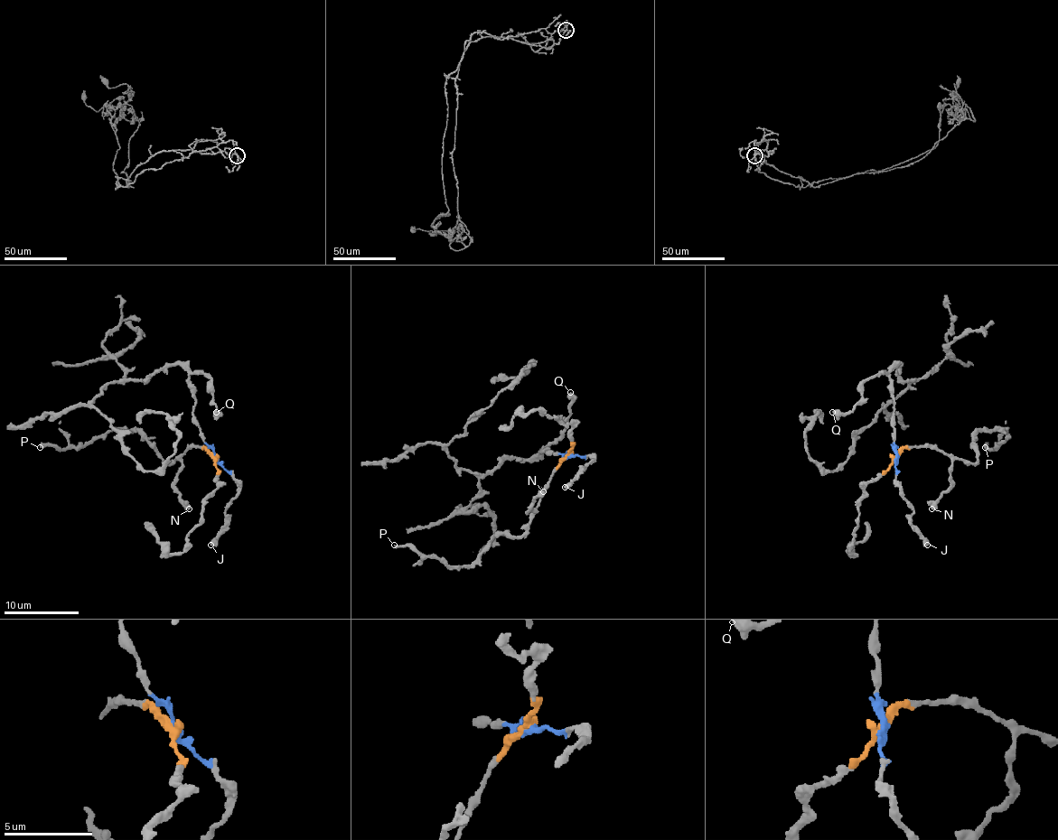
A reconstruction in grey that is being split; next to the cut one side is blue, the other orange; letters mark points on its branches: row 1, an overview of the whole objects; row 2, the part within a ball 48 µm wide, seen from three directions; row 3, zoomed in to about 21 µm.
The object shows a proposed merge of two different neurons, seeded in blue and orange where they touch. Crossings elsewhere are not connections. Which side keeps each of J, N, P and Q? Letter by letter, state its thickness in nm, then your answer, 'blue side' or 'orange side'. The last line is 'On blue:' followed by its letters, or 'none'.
J: 550 nm | blue side
N: 440 nm | orange side
P: 340 nm | orange side
Q: 650 nm | blue side
On blue: J, Q

